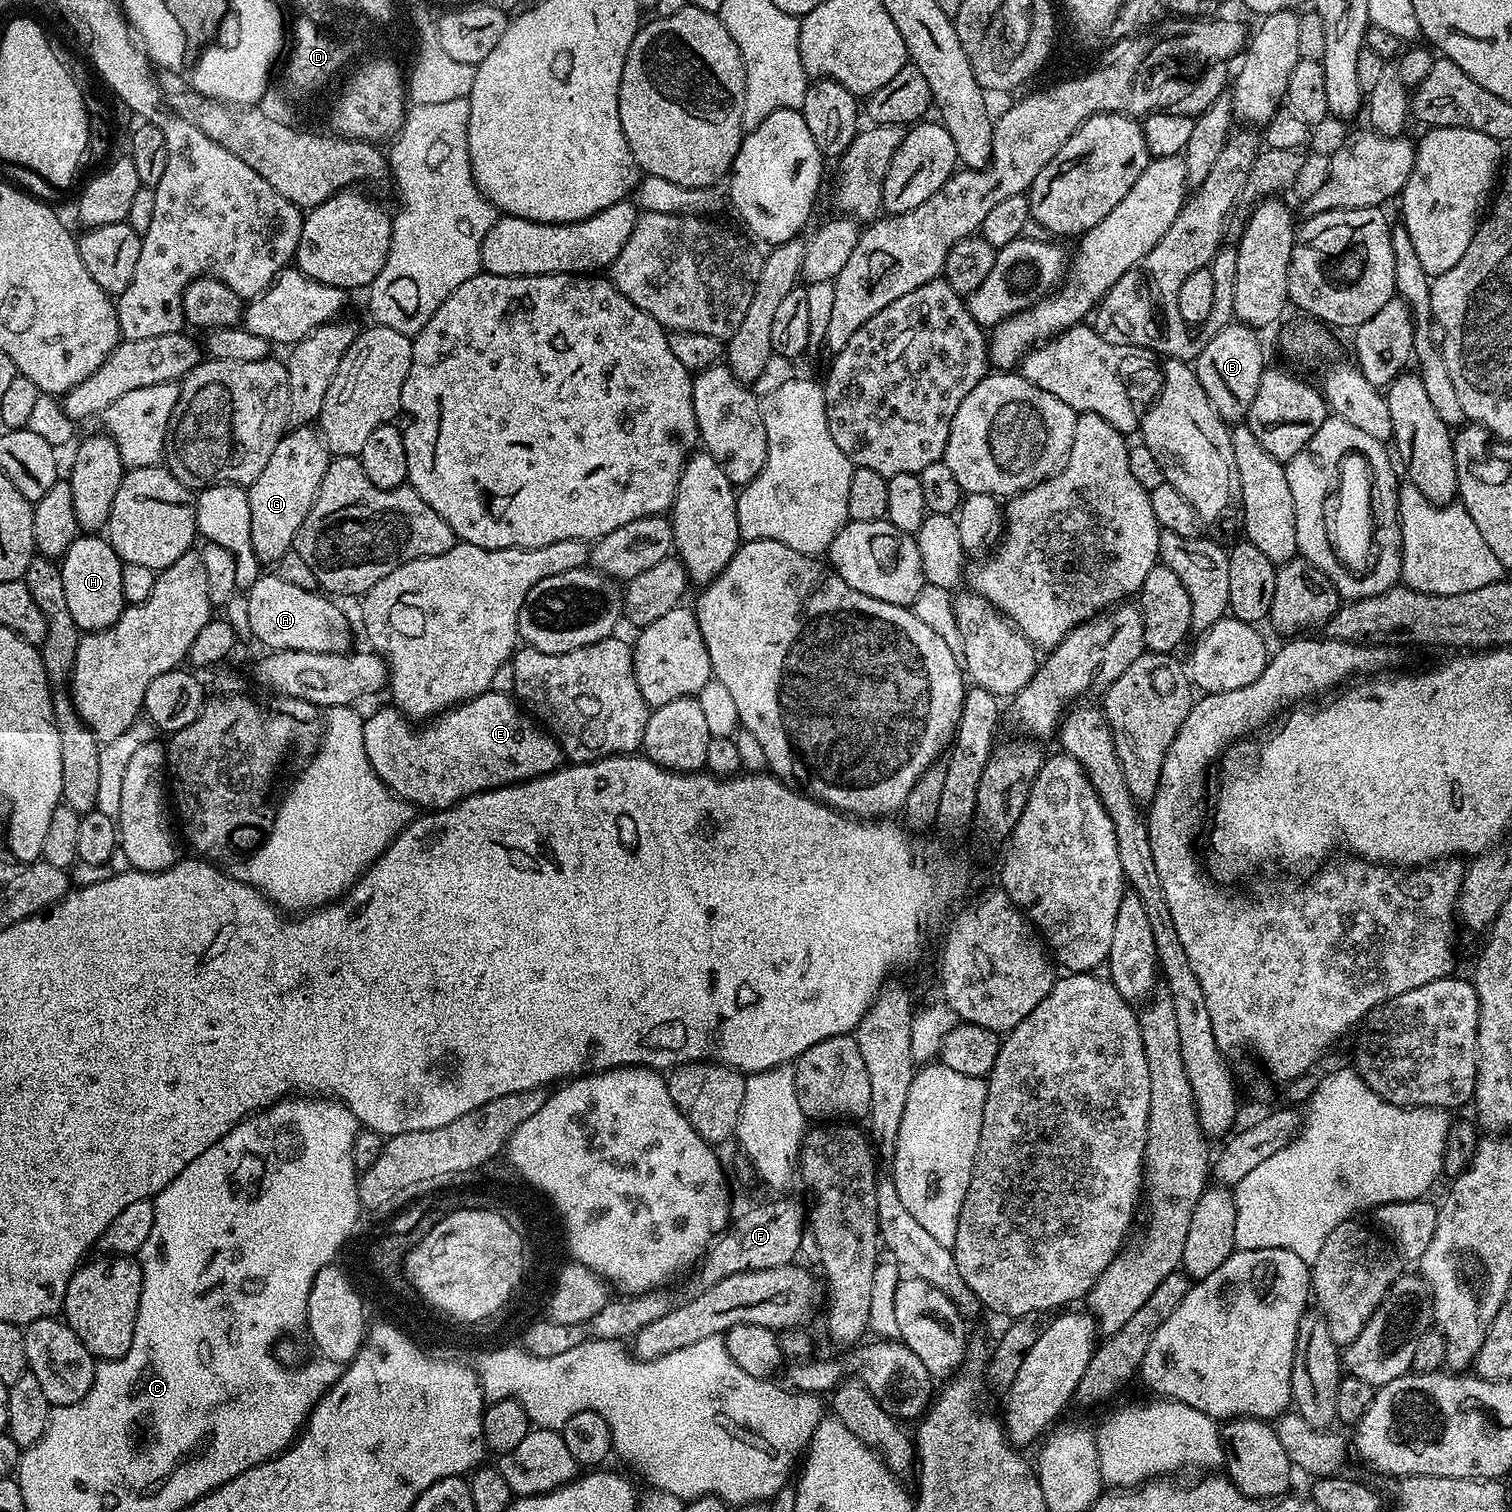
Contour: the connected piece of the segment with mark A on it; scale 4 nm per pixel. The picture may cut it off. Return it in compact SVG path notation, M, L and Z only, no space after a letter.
M261 574L246 597L251 635L258 643L265 644L265 649L347 653L353 647L347 614L335 604L335 599L319 591L301 590L290 582L282 582L275 574Z

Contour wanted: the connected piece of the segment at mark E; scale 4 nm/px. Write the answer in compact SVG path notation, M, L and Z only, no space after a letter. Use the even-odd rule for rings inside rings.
M486 691L465 704L449 708L447 712L423 726L417 726L399 708L387 707L378 709L372 717L369 715L364 721L366 758L370 758L374 774L382 778L384 785L395 796L420 810L451 808L467 796L487 792L490 788L523 784L536 776L555 772L566 760L556 739L548 735L527 711L522 710L521 705L511 695L503 692Z

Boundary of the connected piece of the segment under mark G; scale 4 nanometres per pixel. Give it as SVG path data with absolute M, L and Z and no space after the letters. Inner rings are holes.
M296 426L284 433L278 446L274 446L274 454L270 454L270 462L266 462L262 474L247 485L252 550L263 565L275 565L291 551L297 531L310 506L314 506L314 498L320 495L329 459L328 447L320 439L319 431L312 426Z

